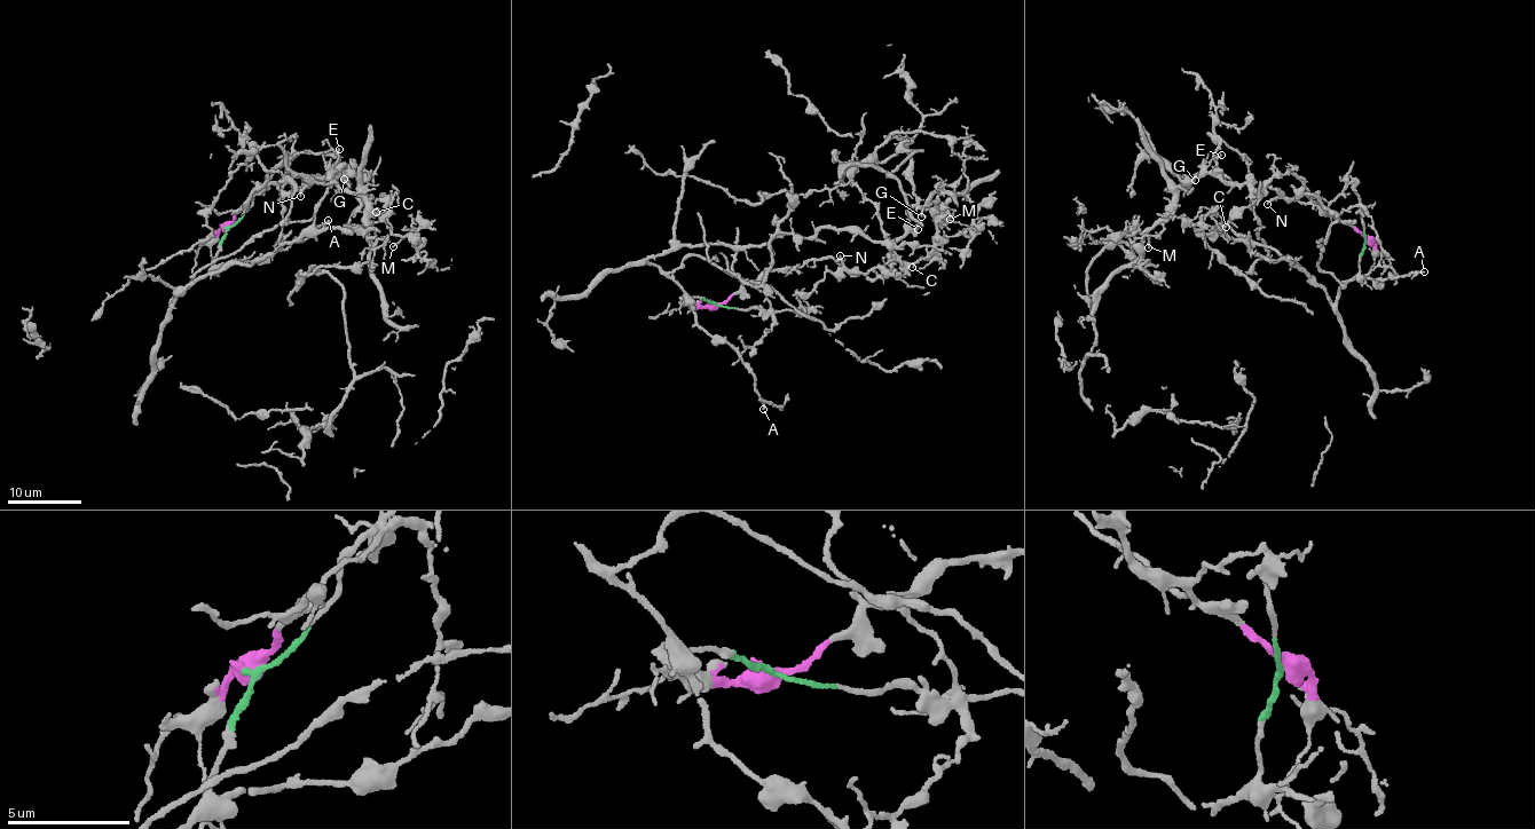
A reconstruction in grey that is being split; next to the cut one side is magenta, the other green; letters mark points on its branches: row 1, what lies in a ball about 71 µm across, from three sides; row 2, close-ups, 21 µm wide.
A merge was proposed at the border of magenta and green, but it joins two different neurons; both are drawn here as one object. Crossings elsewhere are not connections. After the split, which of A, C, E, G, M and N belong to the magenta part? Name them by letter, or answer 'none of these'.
C, E, G, M, N

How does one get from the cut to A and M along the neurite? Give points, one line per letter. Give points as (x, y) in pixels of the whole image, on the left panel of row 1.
A: (228, 227), (213, 262), (219, 266), (262, 262), (300, 242), (328, 220)
M: (228, 227), (276, 167), (332, 155), (345, 174), (330, 174), (364, 200), (367, 238), (415, 231), (393, 246)

